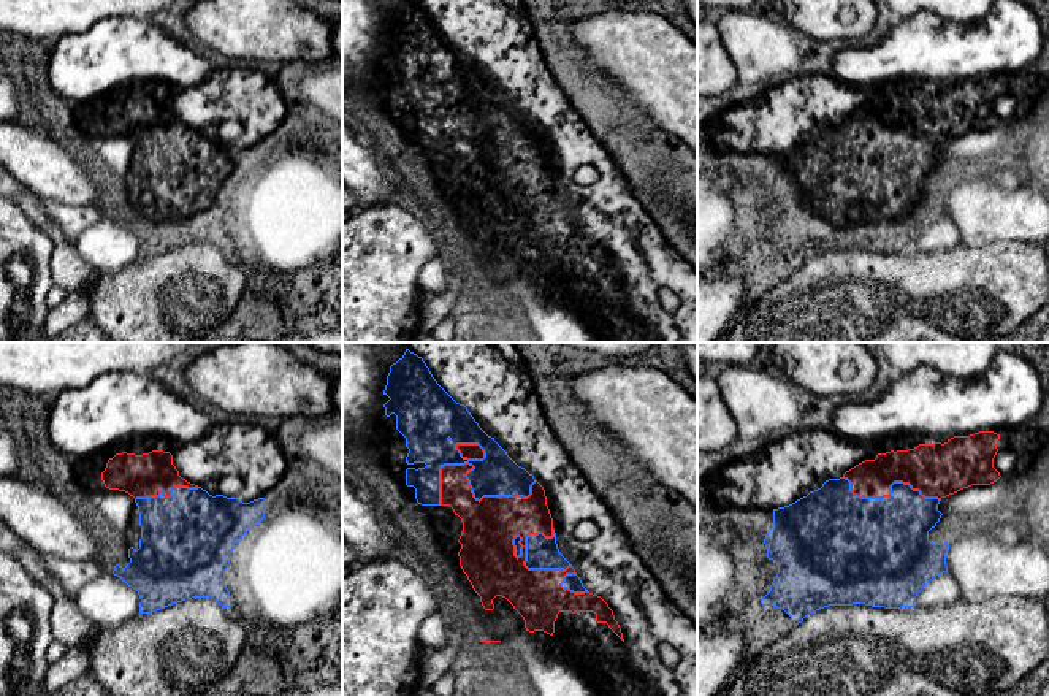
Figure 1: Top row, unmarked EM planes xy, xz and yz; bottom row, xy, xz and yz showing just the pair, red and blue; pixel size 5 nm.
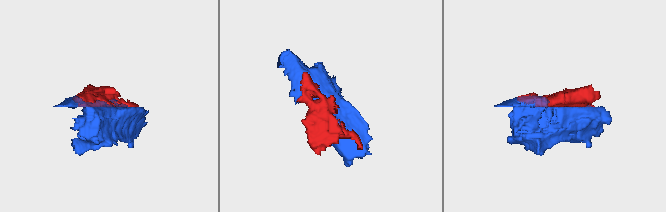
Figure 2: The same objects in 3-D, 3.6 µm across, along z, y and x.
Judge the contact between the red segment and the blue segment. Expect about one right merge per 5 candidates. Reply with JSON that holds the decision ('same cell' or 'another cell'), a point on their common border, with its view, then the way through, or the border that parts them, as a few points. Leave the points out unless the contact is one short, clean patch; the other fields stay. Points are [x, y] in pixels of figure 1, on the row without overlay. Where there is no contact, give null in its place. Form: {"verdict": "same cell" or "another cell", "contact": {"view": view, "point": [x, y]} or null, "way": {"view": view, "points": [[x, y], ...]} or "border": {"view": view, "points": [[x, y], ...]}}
{"verdict": "another cell", "contact": {"view": "xz", "point": [468, 126]}}

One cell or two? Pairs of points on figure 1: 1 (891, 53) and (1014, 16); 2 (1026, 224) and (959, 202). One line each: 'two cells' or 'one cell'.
1: one cell
2: one cell

